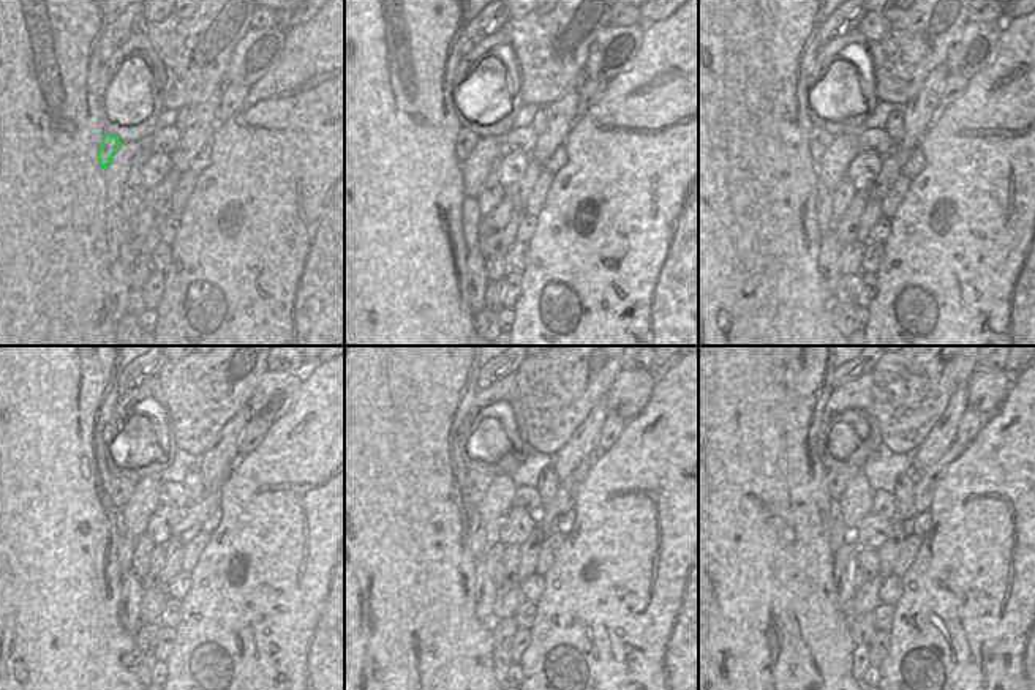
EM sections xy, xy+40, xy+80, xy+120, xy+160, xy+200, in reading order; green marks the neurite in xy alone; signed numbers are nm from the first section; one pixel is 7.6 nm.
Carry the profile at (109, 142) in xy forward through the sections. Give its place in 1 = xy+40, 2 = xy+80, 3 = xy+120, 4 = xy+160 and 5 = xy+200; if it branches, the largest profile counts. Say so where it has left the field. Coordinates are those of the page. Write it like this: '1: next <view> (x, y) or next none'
1: next xy+40 (466, 141)
2: next xy+80 (820, 139)
3: next xy+120 (119, 490)
4: next xy+160 (473, 485)
5: next xy+200 (836, 482)

